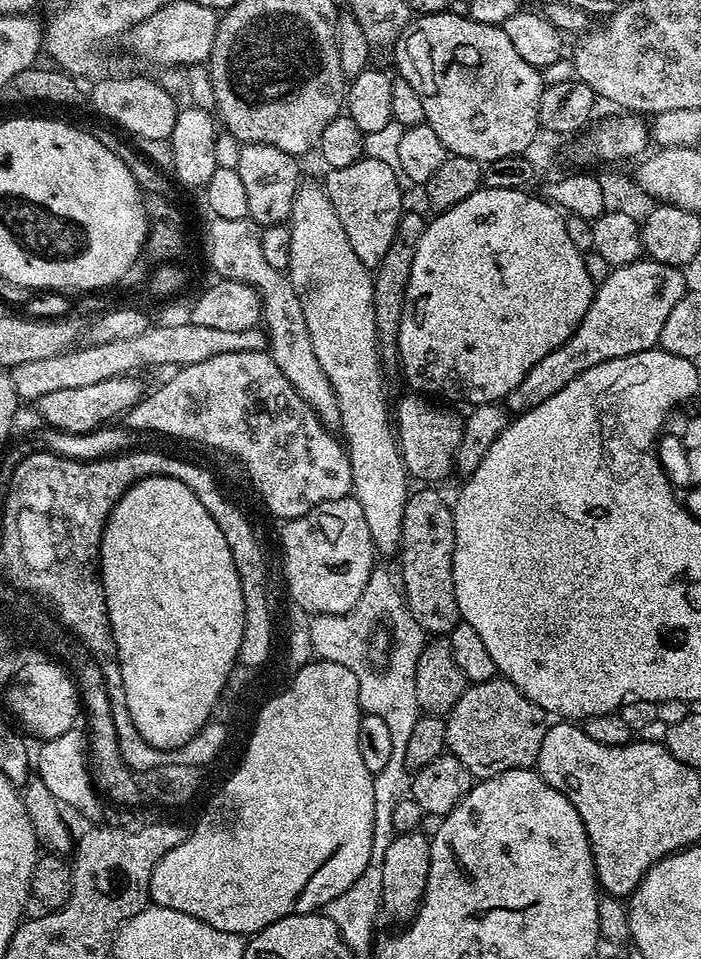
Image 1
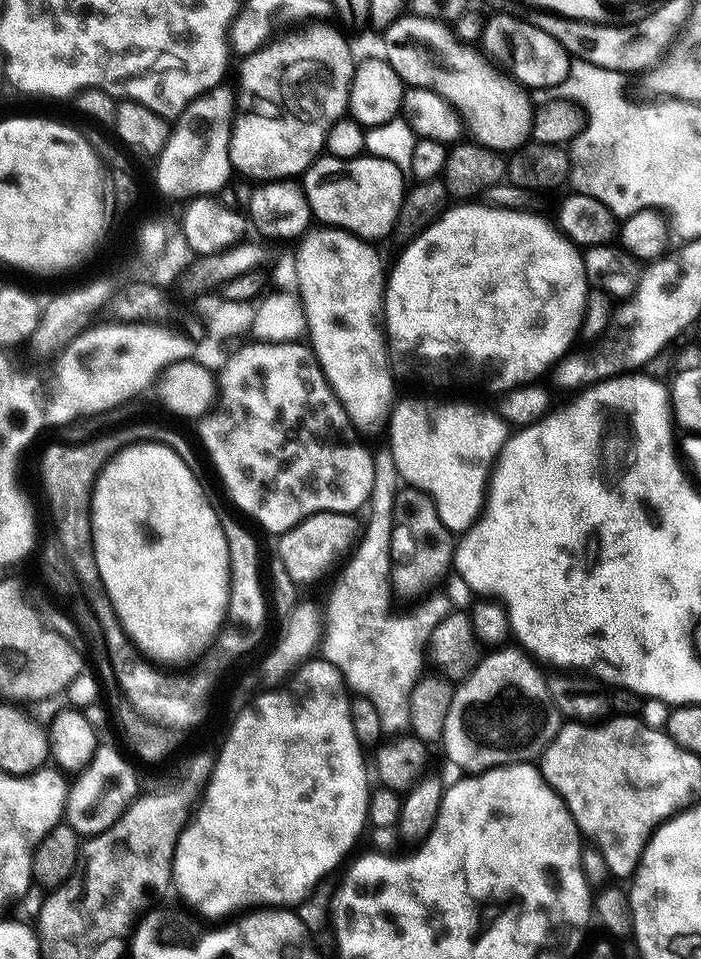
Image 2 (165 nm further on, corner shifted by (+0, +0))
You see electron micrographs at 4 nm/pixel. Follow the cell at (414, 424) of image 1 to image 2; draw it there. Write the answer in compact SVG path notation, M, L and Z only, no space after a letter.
M400 400L392 405L386 421L388 428L387 451L392 453L397 477L407 487L417 488L432 499L446 526L453 534L463 534L472 527L486 496L486 485L494 467L494 461L504 448L510 435L509 425L495 411L487 412L476 404L464 400Z

